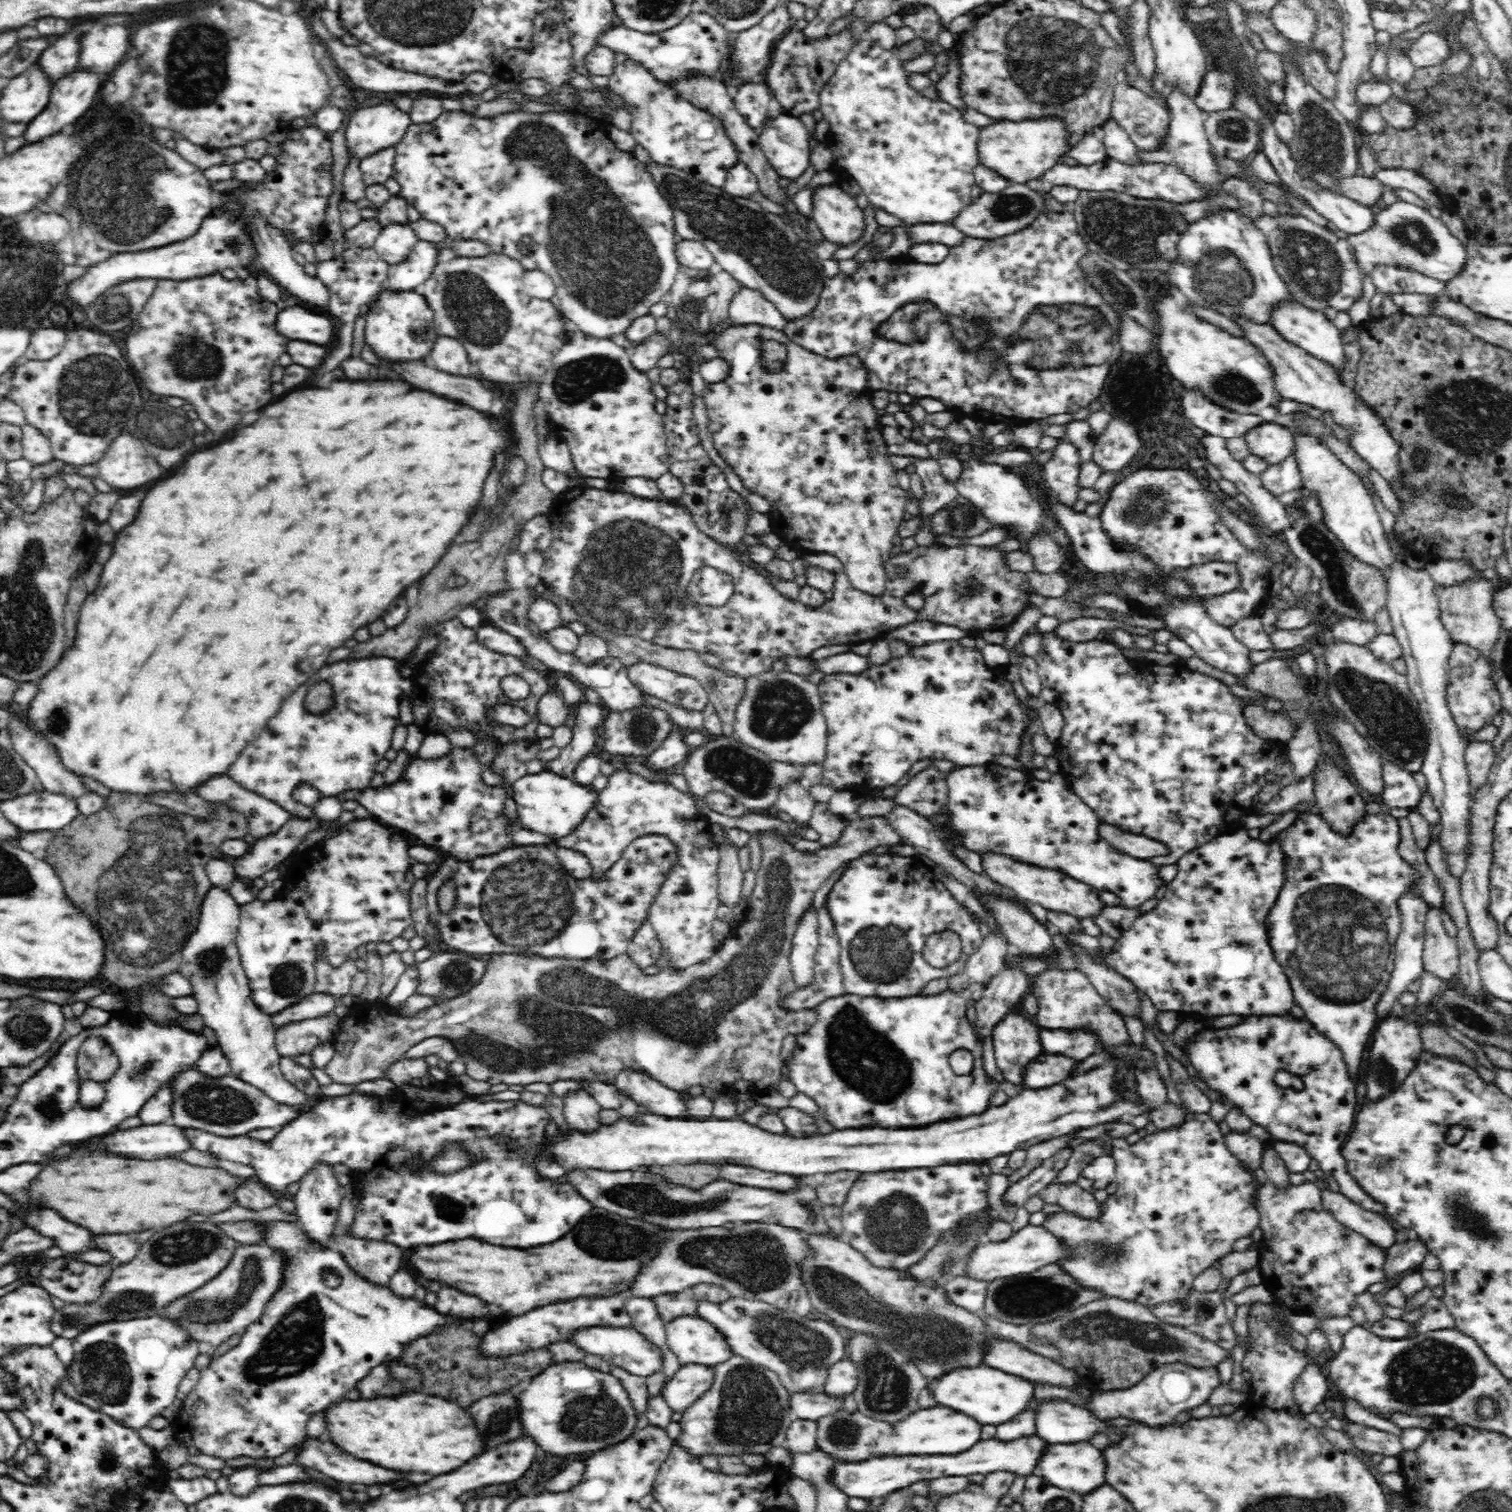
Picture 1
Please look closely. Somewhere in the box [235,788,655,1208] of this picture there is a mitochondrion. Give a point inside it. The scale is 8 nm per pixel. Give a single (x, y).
(524, 902)

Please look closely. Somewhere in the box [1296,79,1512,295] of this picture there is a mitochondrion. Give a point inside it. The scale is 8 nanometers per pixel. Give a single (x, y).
(1322, 153)

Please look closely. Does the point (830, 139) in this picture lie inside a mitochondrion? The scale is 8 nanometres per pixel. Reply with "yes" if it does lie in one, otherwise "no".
no

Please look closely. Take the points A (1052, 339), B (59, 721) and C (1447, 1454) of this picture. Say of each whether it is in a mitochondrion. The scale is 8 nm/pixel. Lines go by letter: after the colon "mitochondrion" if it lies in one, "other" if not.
A: mitochondrion
B: other
C: other

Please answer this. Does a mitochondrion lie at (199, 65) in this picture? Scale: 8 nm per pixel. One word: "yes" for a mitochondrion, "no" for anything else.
yes

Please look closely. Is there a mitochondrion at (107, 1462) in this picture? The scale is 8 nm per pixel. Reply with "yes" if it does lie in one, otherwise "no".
yes

